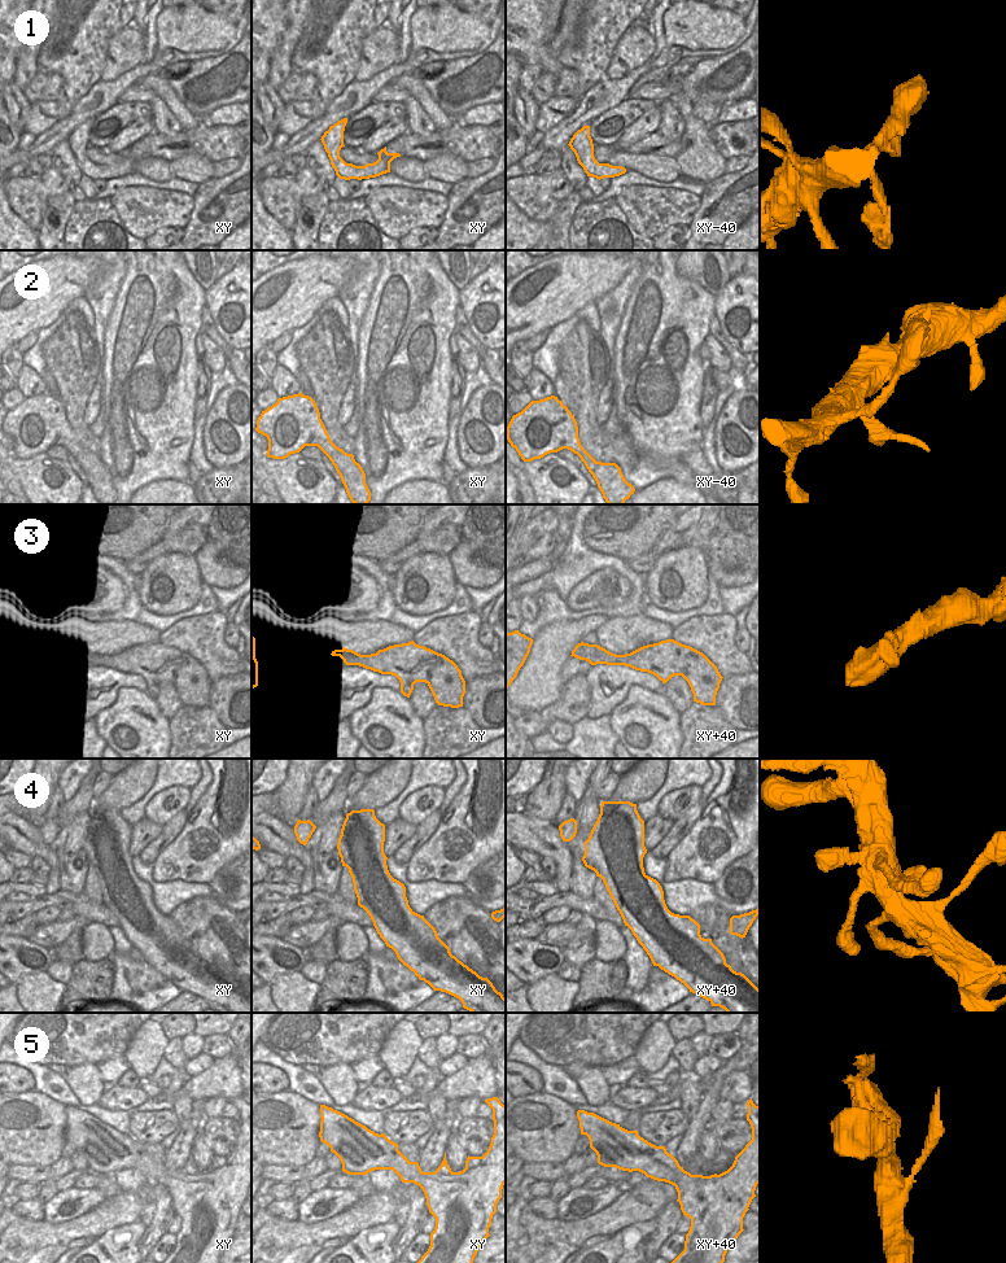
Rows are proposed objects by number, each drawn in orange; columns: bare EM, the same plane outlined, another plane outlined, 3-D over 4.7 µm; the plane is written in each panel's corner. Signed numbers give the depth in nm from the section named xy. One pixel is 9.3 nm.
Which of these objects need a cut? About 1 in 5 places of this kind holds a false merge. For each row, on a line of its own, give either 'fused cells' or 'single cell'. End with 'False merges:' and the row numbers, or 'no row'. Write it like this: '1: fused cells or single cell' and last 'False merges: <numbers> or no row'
1: single cell
2: single cell
3: single cell
4: single cell
5: single cell
False merges: no row

